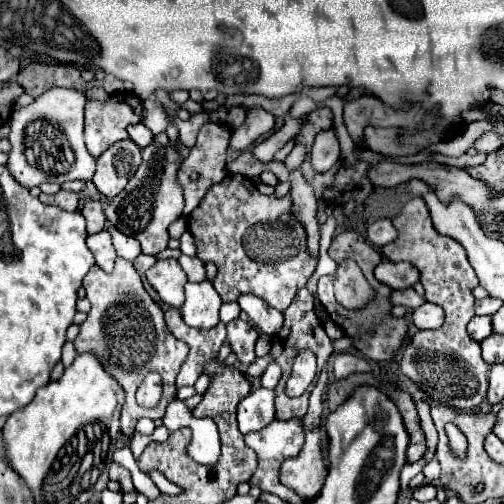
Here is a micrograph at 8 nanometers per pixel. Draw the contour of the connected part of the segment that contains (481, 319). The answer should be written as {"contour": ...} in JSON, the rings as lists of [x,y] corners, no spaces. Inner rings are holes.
{"contour":[[[475,316],[469,326],[467,326],[467,332],[473,340],[481,342],[485,340],[489,334],[493,334],[493,326],[491,326],[491,316]]]}

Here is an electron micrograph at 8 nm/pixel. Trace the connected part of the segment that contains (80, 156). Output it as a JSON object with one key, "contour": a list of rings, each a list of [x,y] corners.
{"contour":[[[51,88],[33,104],[23,106],[11,114],[11,152],[7,168],[13,178],[25,186],[39,186],[41,182],[63,184],[67,180],[91,180],[95,172],[95,158],[87,152],[83,140],[83,108],[87,96],[83,90]]]}

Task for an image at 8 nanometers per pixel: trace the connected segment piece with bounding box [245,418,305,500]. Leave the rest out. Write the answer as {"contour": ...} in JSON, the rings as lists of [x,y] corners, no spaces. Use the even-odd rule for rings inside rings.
{"contour":[[[299,418],[283,420],[283,422],[275,420],[267,428],[259,430],[259,432],[245,434],[245,444],[249,448],[253,448],[257,452],[257,456],[259,456],[259,466],[257,466],[255,474],[251,476],[251,486],[259,486],[261,490],[271,492],[271,494],[285,500],[285,486],[279,482],[279,468],[281,468],[283,460],[297,456],[301,452],[303,444],[305,444],[305,432],[301,428],[301,420]]]}

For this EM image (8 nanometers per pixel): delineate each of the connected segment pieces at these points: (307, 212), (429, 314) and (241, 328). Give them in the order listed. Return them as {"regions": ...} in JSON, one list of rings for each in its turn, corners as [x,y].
{"regions":[[[[271,160],[269,164],[265,164],[265,170],[271,170],[279,178],[279,182],[283,182],[283,180],[291,182],[289,196],[293,198],[293,212],[301,220],[301,224],[305,226],[309,250],[317,258],[317,250],[319,250],[319,222],[317,222],[317,198],[313,194],[313,188],[305,182],[303,172],[299,168],[297,170],[287,170],[283,162]]],[[[425,302],[417,310],[413,310],[413,324],[417,328],[421,328],[421,330],[425,330],[425,328],[441,328],[443,320],[445,320],[445,312],[437,304]]],[[[231,320],[227,324],[227,340],[233,348],[233,352],[237,354],[237,358],[245,364],[251,364],[255,362],[255,328],[249,324],[249,322],[243,322],[243,320]]]]}

